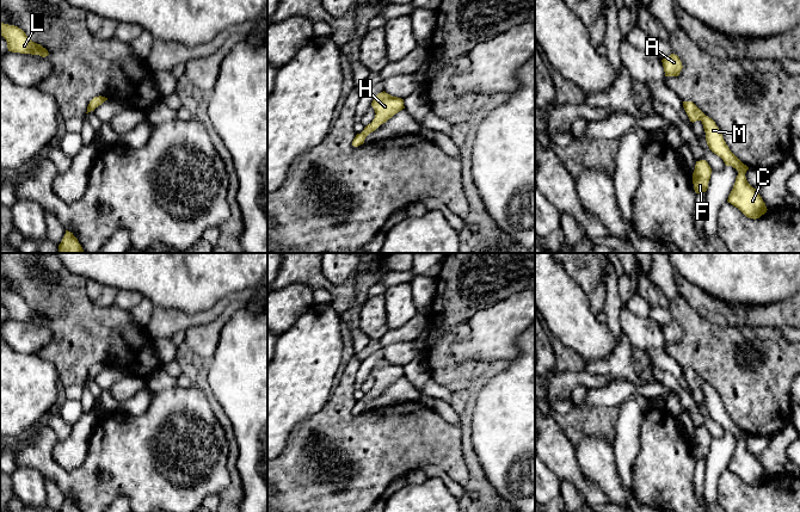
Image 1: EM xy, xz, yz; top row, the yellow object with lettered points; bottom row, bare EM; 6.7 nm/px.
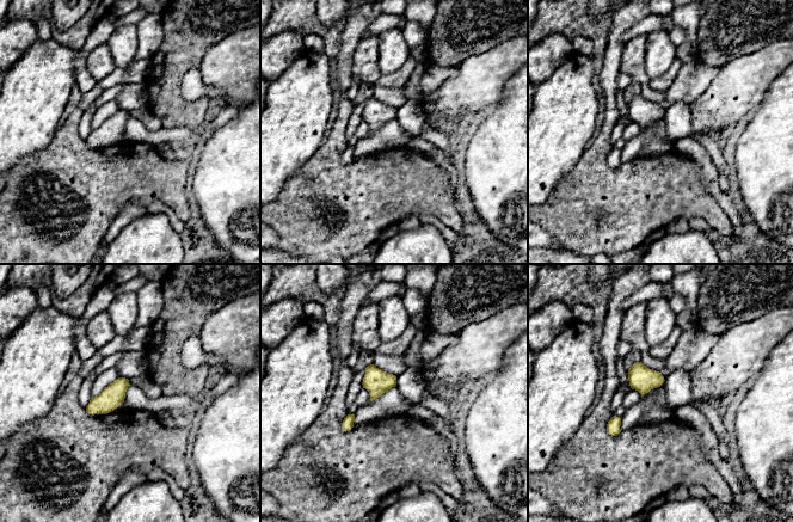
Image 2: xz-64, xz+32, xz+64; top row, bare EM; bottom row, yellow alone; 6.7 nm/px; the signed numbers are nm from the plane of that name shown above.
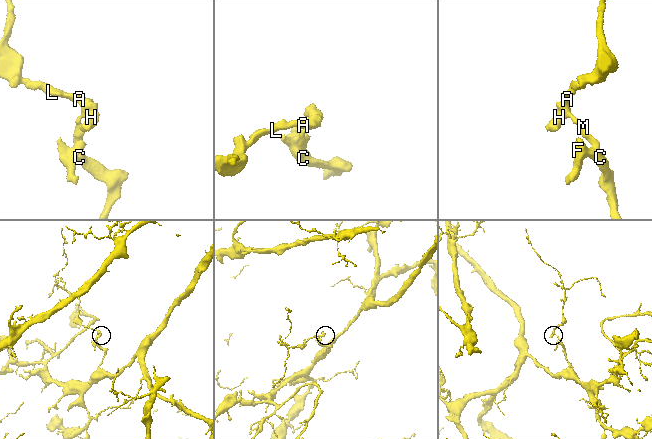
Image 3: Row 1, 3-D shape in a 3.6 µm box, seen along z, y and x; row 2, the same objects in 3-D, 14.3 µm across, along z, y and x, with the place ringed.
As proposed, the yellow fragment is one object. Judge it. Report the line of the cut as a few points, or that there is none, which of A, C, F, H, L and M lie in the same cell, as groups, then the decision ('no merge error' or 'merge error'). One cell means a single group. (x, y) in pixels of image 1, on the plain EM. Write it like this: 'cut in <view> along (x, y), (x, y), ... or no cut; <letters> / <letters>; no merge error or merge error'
no cut; A C F H L M; no merge error

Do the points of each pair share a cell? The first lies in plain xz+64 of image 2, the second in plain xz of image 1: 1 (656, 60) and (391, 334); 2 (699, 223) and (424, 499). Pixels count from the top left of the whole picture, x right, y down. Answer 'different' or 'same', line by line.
1: different
2: different

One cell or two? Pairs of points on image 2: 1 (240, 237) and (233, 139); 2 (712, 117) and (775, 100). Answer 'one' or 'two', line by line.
1: one
2: two

